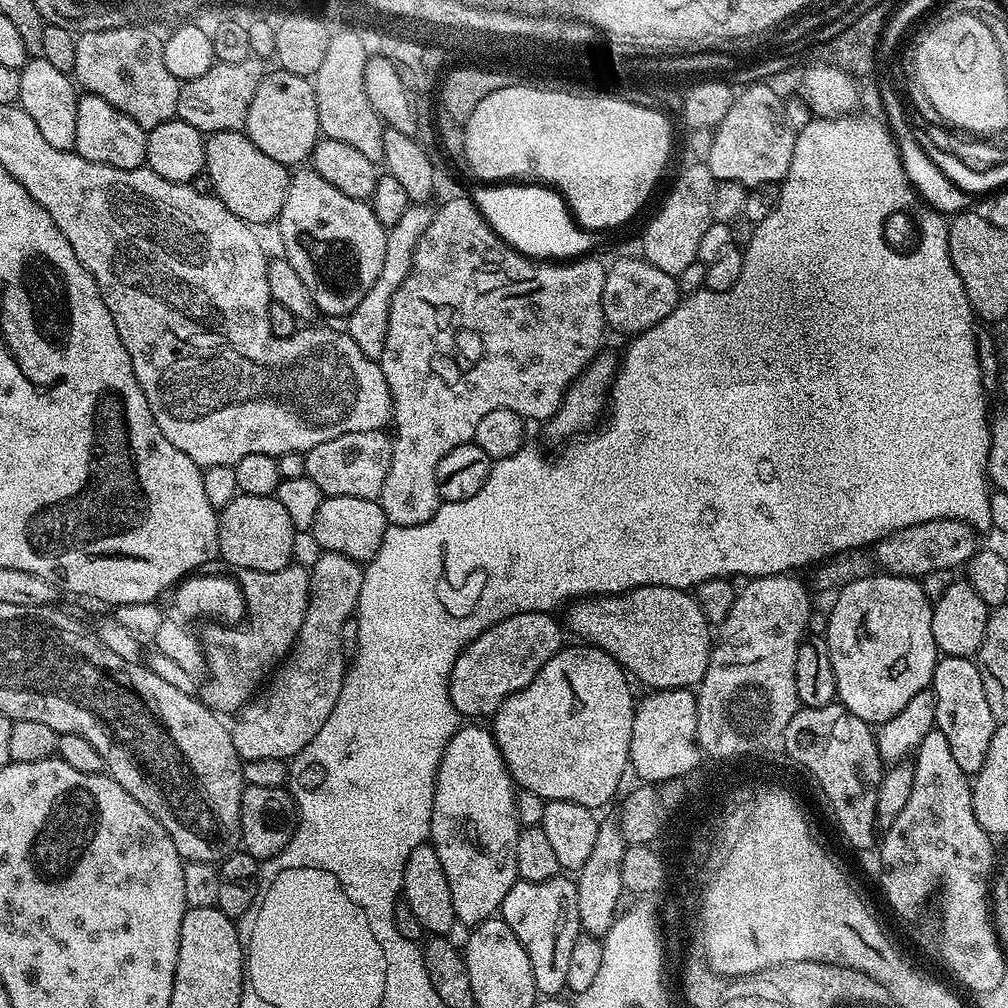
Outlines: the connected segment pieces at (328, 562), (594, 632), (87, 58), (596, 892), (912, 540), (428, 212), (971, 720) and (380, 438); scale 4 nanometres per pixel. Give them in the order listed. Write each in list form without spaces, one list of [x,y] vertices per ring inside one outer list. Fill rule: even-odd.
[[[321,551],[320,557],[310,564],[308,574],[308,608],[302,618],[302,630],[292,643],[292,650],[284,657],[271,677],[272,685],[265,687],[255,698],[248,701],[231,721],[230,731],[234,750],[238,750],[241,761],[258,758],[278,758],[288,762],[296,756],[322,730],[326,718],[330,718],[330,710],[334,710],[334,702],[338,702],[338,694],[342,694],[342,682],[346,671],[346,657],[342,646],[342,626],[353,619],[356,603],[362,594],[362,578],[364,568],[357,561],[346,558],[346,554],[334,554]]]
[[[642,586],[618,596],[581,598],[569,603],[567,608],[567,631],[585,636],[589,645],[613,656],[625,673],[636,675],[645,684],[645,689],[692,690],[702,682],[712,653],[714,632],[691,591],[670,586]]]
[[[136,27],[79,33],[74,50],[74,80],[85,93],[106,98],[110,106],[147,130],[176,116],[182,82],[162,62],[163,39],[148,28]]]
[[[601,819],[599,825],[598,838],[594,838],[594,850],[590,850],[590,858],[586,858],[586,862],[579,868],[577,876],[580,877],[575,877],[574,883],[578,894],[578,918],[581,929],[587,935],[603,938],[617,918],[618,909],[621,907],[620,895],[625,895],[626,892],[620,869],[626,841],[615,819]]]
[[[931,520],[914,526],[906,526],[897,532],[883,536],[874,545],[874,560],[889,576],[925,578],[931,572],[944,572],[947,568],[963,569],[978,550],[977,529],[965,520]]]
[[[424,202],[411,203],[404,215],[392,227],[388,228],[388,241],[386,242],[386,258],[382,262],[382,274],[378,274],[378,282],[366,290],[366,298],[354,306],[354,310],[346,317],[346,331],[348,337],[356,343],[358,350],[366,354],[366,358],[379,361],[382,350],[386,346],[386,326],[390,314],[390,302],[394,302],[394,294],[398,294],[398,286],[406,282],[412,269],[414,250],[430,226],[434,214],[433,207]]]
[[[941,655],[936,661],[930,690],[936,696],[936,728],[946,734],[946,742],[958,766],[962,766],[962,770],[969,774],[982,770],[982,762],[986,762],[986,750],[990,750],[990,738],[994,738],[998,722],[994,714],[990,714],[986,690],[982,687],[982,674],[975,659]]]
[[[366,430],[338,434],[338,438],[330,438],[330,442],[322,442],[304,453],[306,470],[304,474],[322,490],[325,496],[349,496],[350,498],[366,498],[375,500],[382,490],[382,482],[386,482],[386,474],[390,470],[392,442],[389,433],[384,430]]]

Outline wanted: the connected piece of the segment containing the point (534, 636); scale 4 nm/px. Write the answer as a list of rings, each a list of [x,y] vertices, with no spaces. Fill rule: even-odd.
[[[547,612],[514,614],[490,626],[477,640],[464,647],[448,679],[448,693],[461,717],[495,716],[506,698],[525,688],[538,670],[542,670],[542,666],[546,666],[546,662],[560,652],[565,643],[565,633],[561,621],[559,624],[554,617]]]

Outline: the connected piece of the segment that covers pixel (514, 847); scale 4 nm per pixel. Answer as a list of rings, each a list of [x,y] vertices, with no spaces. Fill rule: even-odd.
[[[472,722],[467,726],[456,729],[456,733],[450,738],[446,750],[442,754],[442,762],[438,766],[436,775],[436,793],[434,794],[434,806],[432,807],[432,831],[430,833],[430,843],[435,848],[438,858],[442,858],[442,870],[446,870],[446,878],[450,882],[450,894],[454,898],[454,914],[461,925],[475,926],[481,920],[495,917],[500,910],[500,903],[506,898],[506,894],[516,885],[516,863],[518,862],[518,834],[522,827],[519,818],[516,816],[516,795],[517,785],[514,783],[512,775],[508,773],[506,762],[496,745],[496,739],[492,737],[491,731],[487,727],[479,728],[479,723]]]

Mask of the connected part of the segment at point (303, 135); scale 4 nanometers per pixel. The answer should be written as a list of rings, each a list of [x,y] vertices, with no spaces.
[[[269,71],[262,78],[258,90],[254,90],[254,102],[250,102],[243,131],[250,142],[254,142],[262,154],[274,158],[274,162],[282,162],[286,166],[303,165],[311,157],[317,140],[322,136],[312,80],[289,72]]]

